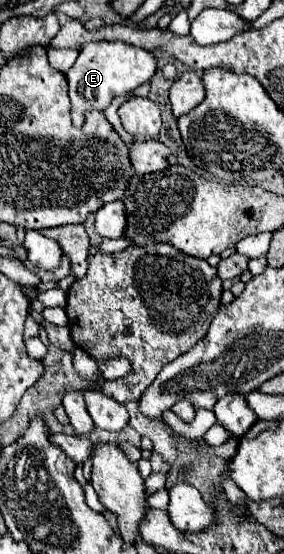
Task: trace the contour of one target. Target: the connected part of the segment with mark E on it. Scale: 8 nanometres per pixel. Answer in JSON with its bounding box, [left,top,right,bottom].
[66,41,156,123]

